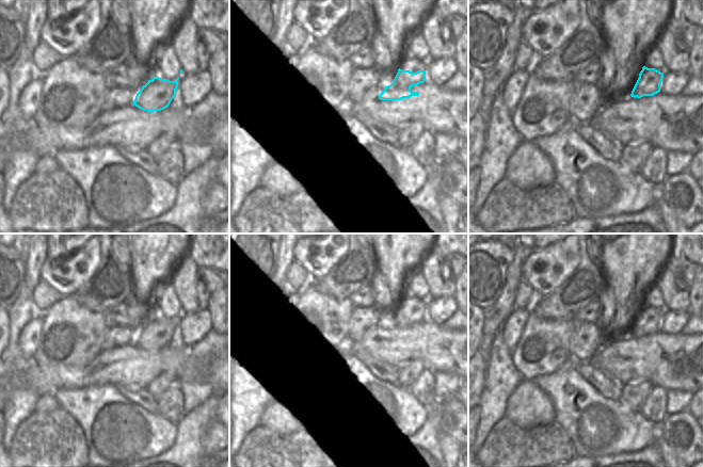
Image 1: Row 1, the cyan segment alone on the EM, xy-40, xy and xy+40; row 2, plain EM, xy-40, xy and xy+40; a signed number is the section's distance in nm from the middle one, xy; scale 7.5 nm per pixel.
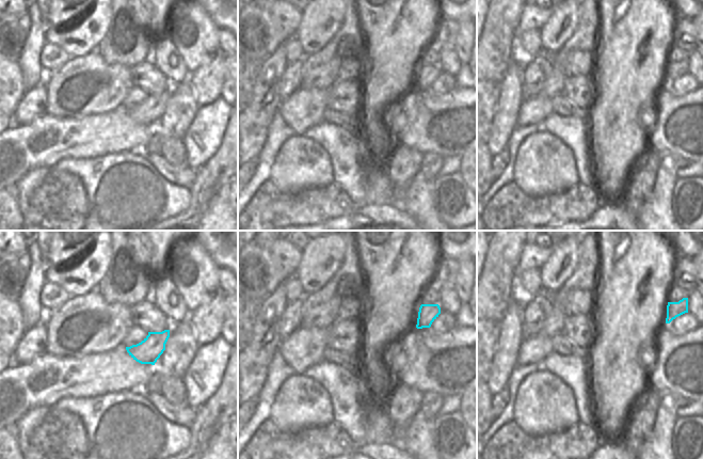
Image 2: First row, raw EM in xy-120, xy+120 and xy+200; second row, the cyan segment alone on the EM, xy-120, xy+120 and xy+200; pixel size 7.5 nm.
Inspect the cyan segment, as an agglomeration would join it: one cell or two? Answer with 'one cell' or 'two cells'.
one cell

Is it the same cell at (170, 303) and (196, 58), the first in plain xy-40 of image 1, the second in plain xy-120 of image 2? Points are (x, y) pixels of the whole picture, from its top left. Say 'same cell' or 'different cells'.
different cells

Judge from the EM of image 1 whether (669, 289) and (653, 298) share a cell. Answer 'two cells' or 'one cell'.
two cells

